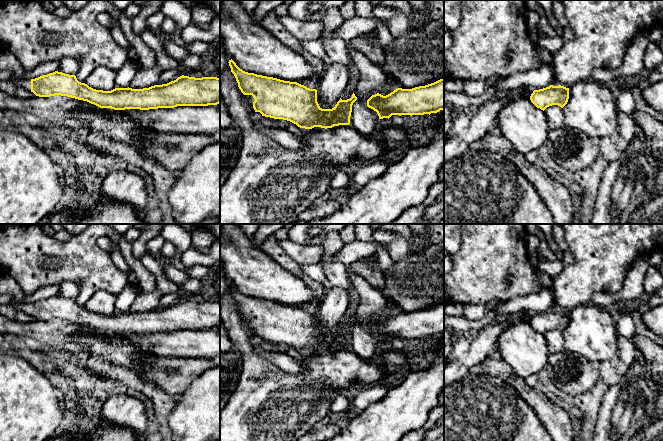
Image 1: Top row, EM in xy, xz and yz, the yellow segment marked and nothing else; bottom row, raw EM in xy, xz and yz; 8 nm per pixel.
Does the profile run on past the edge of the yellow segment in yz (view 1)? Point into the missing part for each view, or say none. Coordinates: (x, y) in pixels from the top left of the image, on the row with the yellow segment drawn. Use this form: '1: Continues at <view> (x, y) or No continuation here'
1: No continuation here

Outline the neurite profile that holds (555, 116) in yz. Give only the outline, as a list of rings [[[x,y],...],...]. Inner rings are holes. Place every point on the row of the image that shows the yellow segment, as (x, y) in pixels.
[[[552,105],[544,110],[547,118],[547,126],[549,130],[560,128],[564,125],[565,115],[563,108],[558,105]]]

